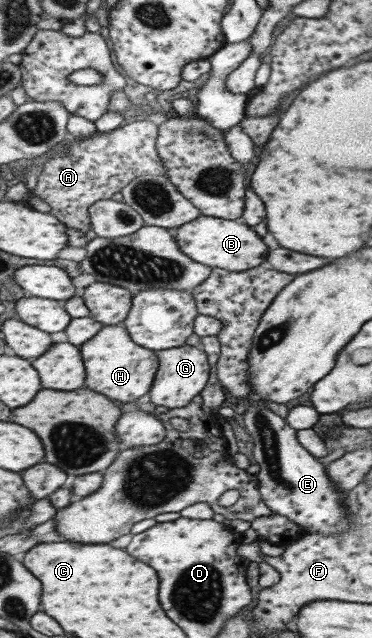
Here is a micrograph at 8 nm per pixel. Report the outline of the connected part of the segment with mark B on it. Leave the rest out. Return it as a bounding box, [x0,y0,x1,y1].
[175,216,270,272]

